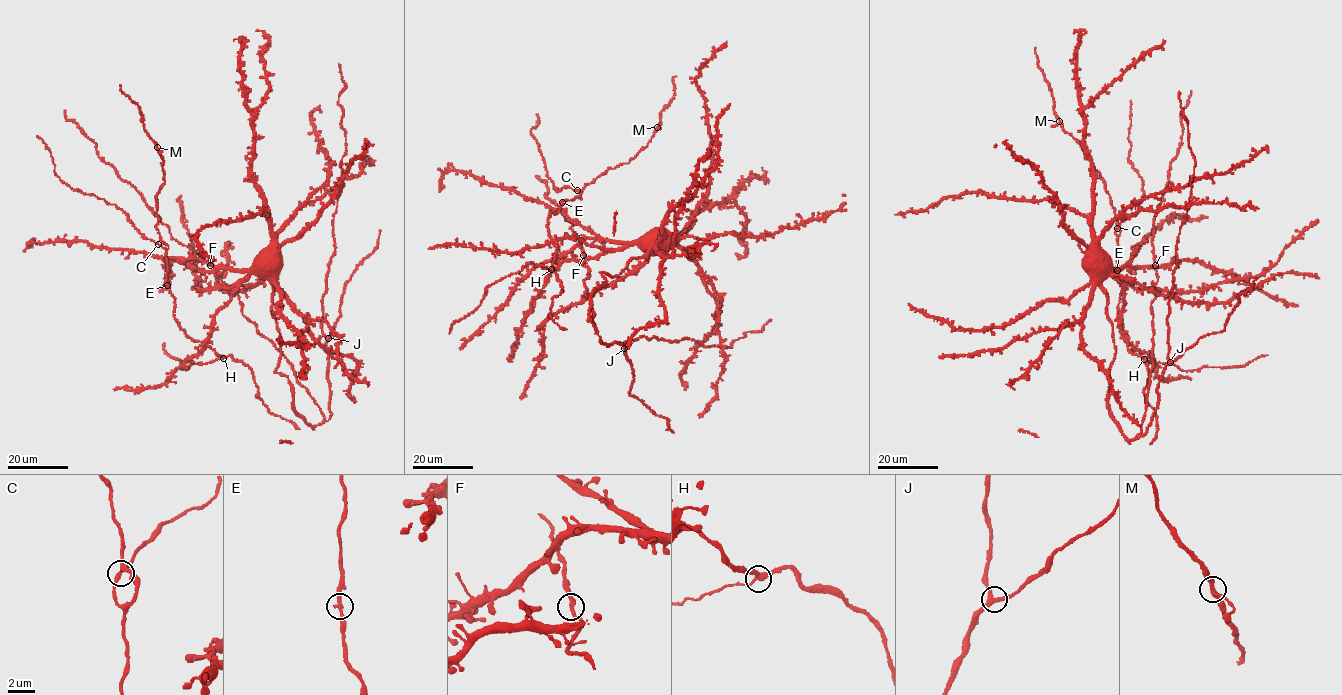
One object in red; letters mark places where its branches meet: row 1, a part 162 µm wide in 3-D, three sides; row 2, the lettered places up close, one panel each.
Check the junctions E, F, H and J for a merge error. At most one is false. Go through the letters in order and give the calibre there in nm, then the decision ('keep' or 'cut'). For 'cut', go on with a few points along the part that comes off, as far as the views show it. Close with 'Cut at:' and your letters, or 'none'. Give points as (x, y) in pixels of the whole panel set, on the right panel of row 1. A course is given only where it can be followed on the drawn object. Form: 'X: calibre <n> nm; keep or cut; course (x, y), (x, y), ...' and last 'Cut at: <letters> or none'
E: calibre 240 nm; keep
F: calibre 240 nm; keep
H: calibre 320 nm; keep
J: calibre 320 nm; keep
Cut at: none

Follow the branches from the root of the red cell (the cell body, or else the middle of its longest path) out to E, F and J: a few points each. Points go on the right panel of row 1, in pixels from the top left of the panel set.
E: (1097, 268), (1096, 263), (1102, 262), (1123, 285), (1120, 330), (1127, 337), (1118, 314), (1121, 286), (1117, 270)
F: (1097, 268), (1115, 348), (1108, 373), (1108, 411), (1132, 441), (1141, 430), (1153, 367), (1155, 265)
J: (1097, 268), (1115, 348), (1108, 411), (1127, 440), (1146, 433), (1156, 409), (1158, 382), (1170, 362)

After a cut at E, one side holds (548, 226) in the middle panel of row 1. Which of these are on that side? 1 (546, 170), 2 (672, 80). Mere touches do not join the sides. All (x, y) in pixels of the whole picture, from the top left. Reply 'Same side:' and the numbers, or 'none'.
Same side: none

